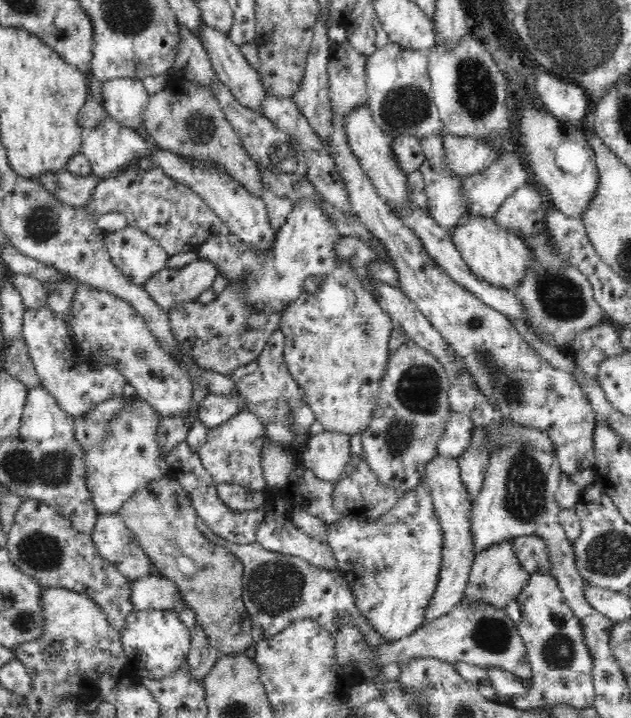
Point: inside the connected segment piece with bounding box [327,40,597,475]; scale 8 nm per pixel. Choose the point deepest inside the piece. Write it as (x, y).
(520, 384)

